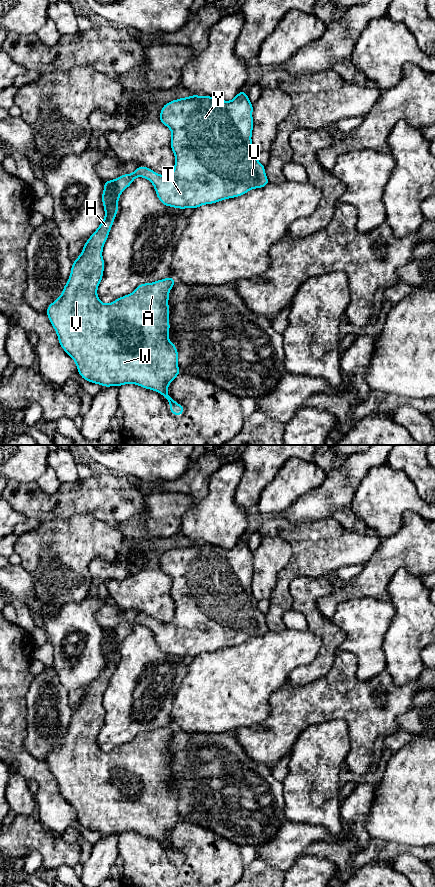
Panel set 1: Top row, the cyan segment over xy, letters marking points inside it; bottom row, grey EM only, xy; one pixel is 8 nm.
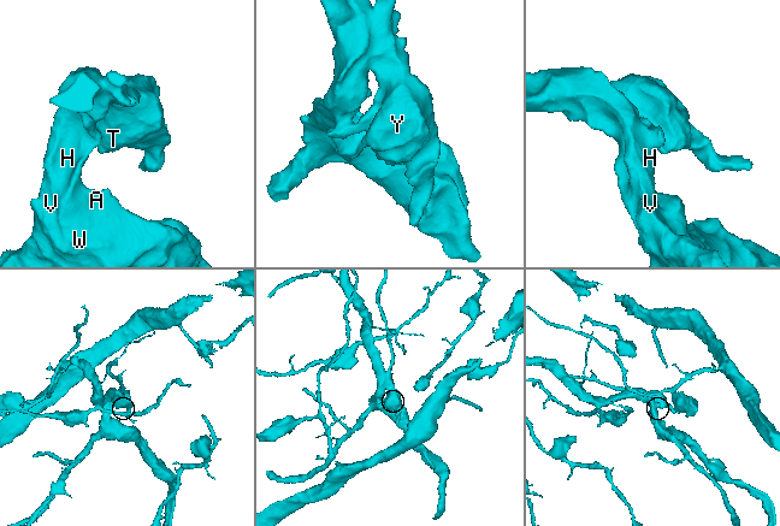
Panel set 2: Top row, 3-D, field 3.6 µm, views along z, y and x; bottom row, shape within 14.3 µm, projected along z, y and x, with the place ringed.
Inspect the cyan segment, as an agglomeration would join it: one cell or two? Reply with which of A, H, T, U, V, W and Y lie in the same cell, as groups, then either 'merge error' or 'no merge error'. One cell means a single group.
groups A H V W / T U Y; merge error

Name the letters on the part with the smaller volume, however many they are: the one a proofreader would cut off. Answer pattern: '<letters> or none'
A, H, V, W

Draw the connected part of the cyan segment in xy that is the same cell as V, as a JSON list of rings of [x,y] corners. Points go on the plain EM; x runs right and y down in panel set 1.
[[[117,644],[109,654],[104,654],[106,663],[103,669],[84,691],[78,706],[72,710],[70,725],[61,744],[47,755],[46,762],[56,779],[60,794],[74,808],[78,821],[84,828],[104,835],[120,835],[132,831],[156,839],[169,850],[170,861],[180,864],[184,861],[184,854],[167,842],[169,832],[180,822],[177,795],[168,786],[169,739],[176,728],[171,724],[152,731],[140,732],[133,741],[122,744],[110,752],[101,750],[97,743],[105,716],[102,705],[103,695],[118,661],[119,645]]]

